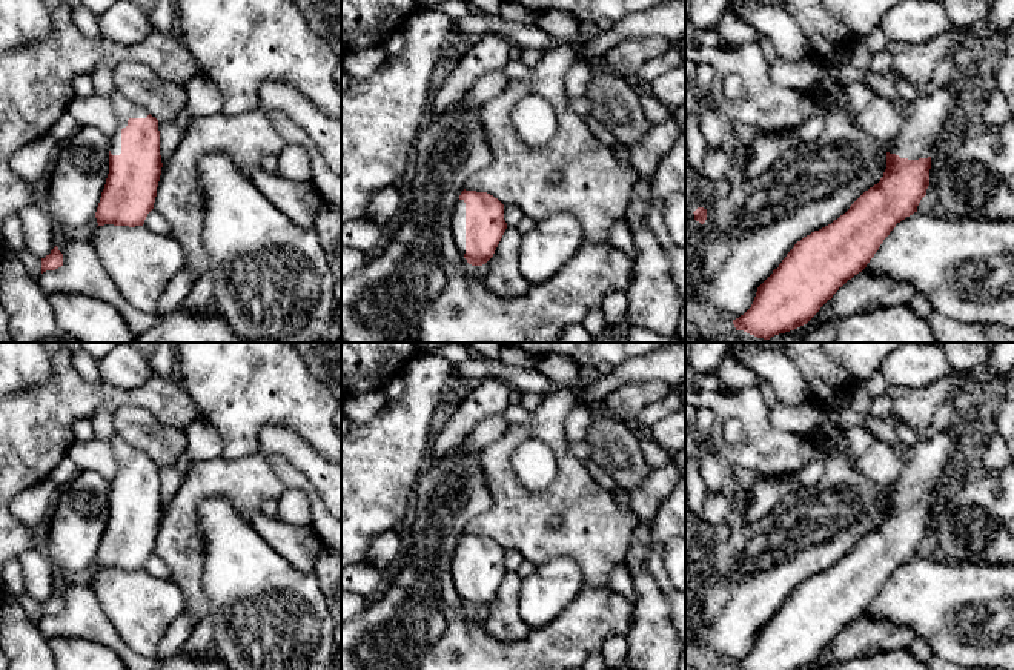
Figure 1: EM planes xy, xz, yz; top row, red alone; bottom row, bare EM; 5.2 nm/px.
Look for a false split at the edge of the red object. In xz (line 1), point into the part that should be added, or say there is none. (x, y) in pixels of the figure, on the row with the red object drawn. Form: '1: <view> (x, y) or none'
1: xz (458, 215)

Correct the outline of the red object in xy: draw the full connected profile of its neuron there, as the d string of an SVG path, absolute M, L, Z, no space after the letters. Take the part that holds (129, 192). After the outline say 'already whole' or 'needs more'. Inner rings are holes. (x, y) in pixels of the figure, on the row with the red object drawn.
M114 91L118 129L109 144L109 174L95 212L98 226L143 226L161 175L158 120Z; needs more

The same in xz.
M461 192L452 212L452 235L469 264L485 264L505 229L504 204L498 198L487 192Z; needs more

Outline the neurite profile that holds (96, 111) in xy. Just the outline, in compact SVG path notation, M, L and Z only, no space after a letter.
M74 97L68 106L69 114L77 124L98 128L108 137L112 137L118 129L118 117L108 97Z

